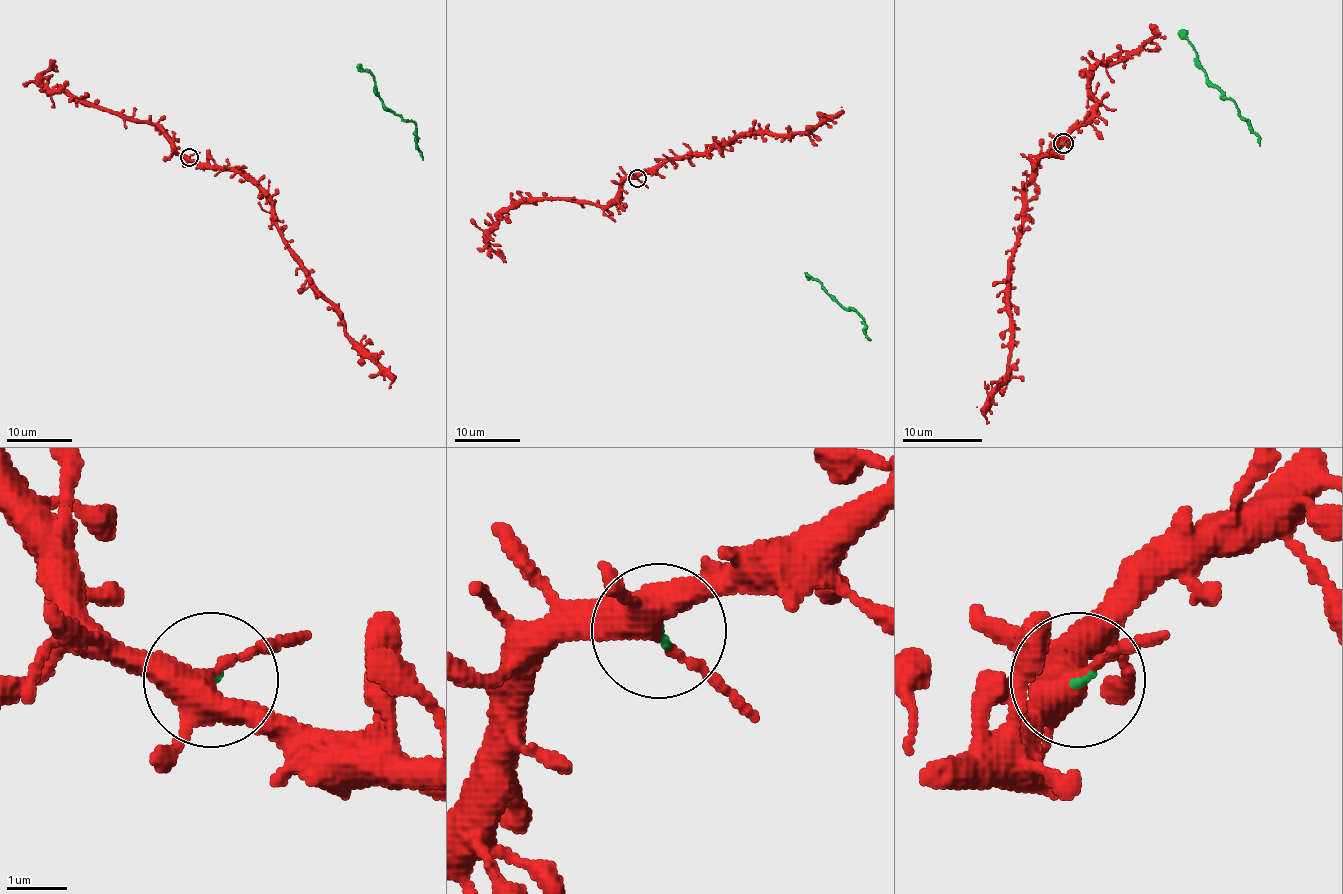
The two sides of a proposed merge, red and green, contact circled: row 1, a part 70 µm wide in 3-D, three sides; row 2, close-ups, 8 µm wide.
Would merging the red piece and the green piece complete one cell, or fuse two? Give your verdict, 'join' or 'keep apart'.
join

